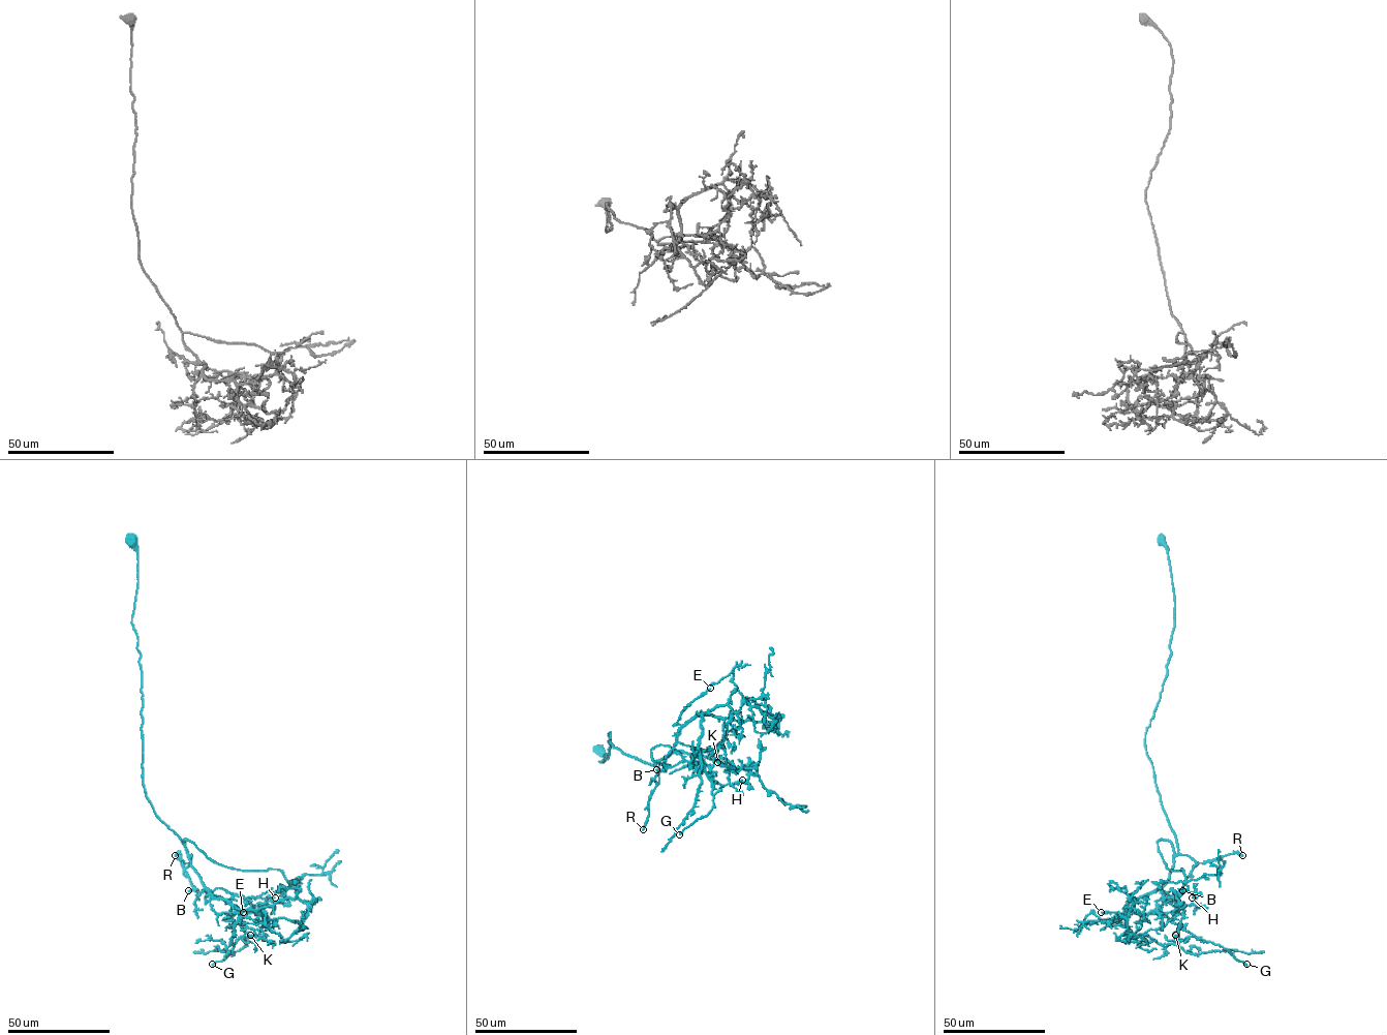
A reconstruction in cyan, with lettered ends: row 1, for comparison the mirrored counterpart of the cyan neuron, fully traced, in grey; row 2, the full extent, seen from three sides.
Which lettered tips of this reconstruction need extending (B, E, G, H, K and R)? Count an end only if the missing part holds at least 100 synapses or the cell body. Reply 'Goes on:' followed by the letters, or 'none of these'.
Goes on: none of these

